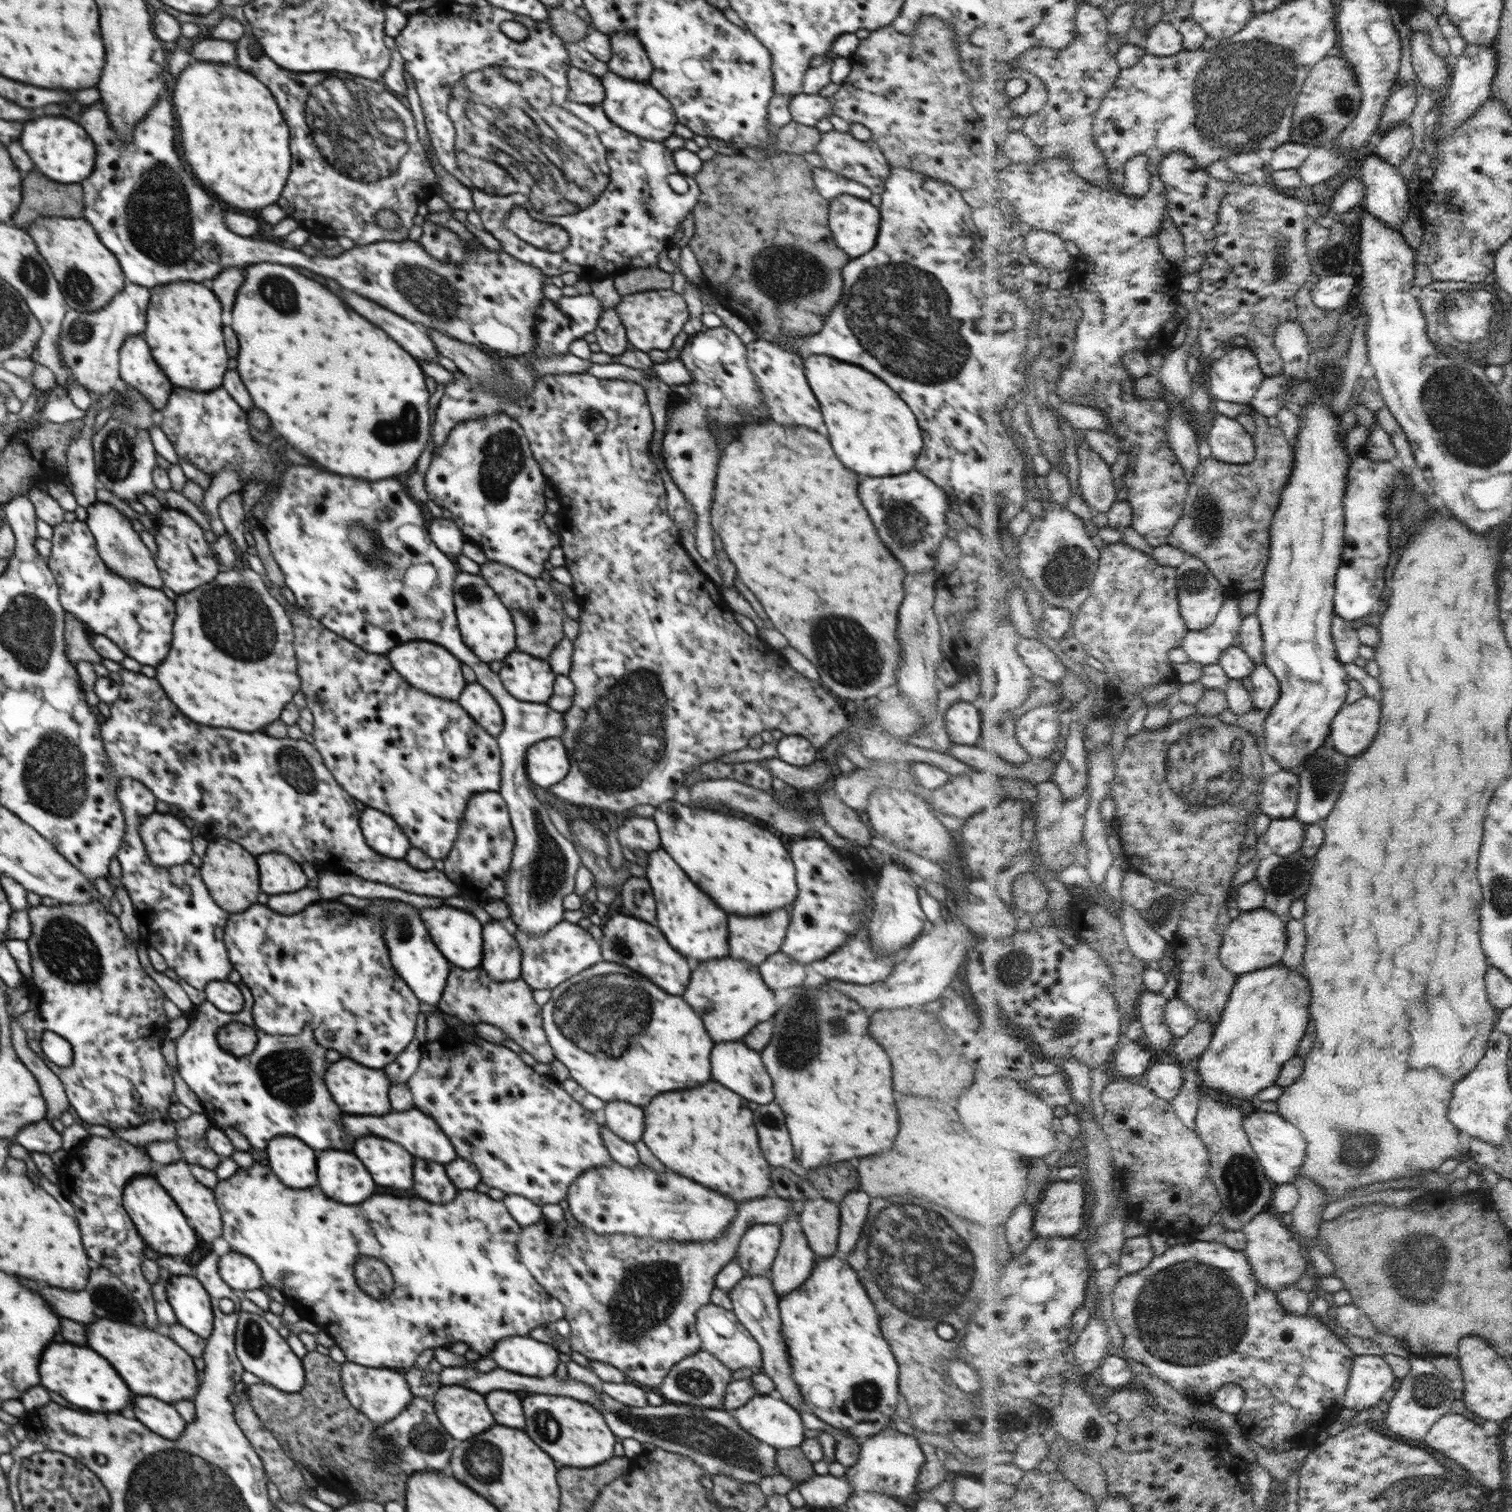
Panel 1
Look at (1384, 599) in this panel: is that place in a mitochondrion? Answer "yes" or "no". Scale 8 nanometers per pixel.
no

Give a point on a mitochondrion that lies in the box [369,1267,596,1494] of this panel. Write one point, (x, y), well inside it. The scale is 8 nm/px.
(393, 1446)

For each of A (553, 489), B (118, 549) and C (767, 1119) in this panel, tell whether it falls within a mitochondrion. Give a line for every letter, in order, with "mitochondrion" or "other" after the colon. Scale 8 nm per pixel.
A: other
B: mitochondrion
C: mitochondrion

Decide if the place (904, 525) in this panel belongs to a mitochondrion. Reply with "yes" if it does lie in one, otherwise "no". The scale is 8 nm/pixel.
yes

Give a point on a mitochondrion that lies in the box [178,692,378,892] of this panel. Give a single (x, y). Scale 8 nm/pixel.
(292, 765)

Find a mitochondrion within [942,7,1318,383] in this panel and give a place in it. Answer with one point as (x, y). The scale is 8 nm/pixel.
(1241, 95)

